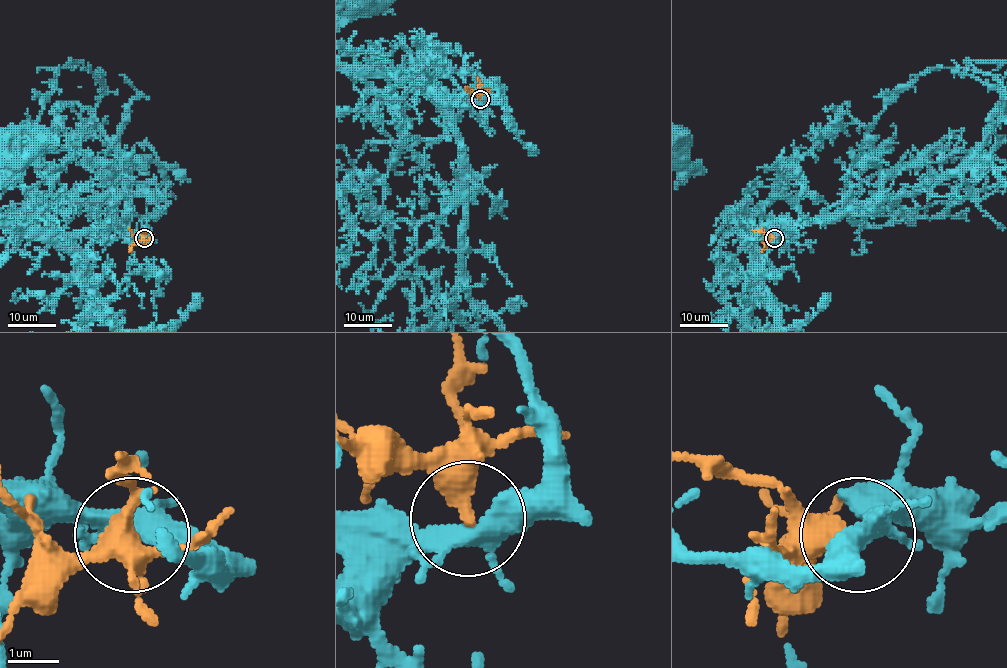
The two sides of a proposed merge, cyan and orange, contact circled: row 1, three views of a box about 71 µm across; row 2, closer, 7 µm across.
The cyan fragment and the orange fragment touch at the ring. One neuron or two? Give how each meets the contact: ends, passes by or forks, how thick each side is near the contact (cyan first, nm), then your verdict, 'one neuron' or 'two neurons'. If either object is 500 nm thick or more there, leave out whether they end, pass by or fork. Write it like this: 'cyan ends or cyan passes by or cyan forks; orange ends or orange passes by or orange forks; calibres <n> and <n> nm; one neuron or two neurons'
cyan forks; orange ends; calibres 360 and 440 nm; two neurons

